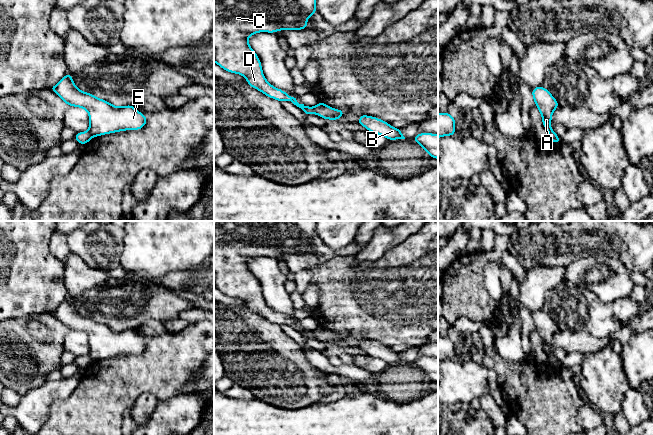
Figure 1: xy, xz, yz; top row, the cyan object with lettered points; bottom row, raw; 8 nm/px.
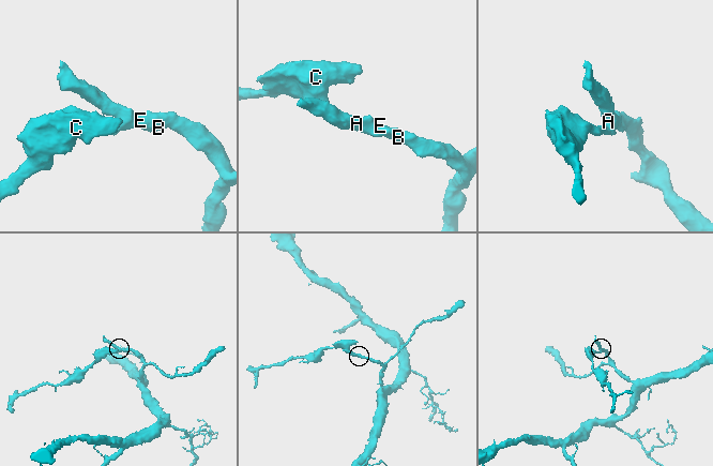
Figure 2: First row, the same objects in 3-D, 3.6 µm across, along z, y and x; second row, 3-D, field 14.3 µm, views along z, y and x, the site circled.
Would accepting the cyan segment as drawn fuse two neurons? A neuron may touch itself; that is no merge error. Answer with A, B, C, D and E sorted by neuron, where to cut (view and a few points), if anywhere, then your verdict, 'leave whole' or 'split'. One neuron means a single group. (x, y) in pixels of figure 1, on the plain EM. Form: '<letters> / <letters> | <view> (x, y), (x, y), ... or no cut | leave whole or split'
A B E / C D | xy (88, 354), (93, 360) | split

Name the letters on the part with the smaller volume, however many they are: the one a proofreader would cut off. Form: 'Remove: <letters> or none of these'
Remove: C, D

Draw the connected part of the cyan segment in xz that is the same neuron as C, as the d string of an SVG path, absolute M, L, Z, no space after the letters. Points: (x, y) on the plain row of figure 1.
M214 221L214 286L222 293L240 298L253 312L269 322L280 326L290 325L305 338L314 338L314 332L299 328L296 322L274 311L265 302L261 285L248 268L248 262L256 257L276 257L280 254L304 254L308 251L307 243L316 234L316 221Z

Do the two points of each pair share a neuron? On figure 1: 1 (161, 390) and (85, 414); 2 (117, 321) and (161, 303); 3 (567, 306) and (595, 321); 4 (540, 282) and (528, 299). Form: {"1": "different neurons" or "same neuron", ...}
{"1": "same neuron", "2": "same neuron", "3": "same neuron", "4": "same neuron"}

